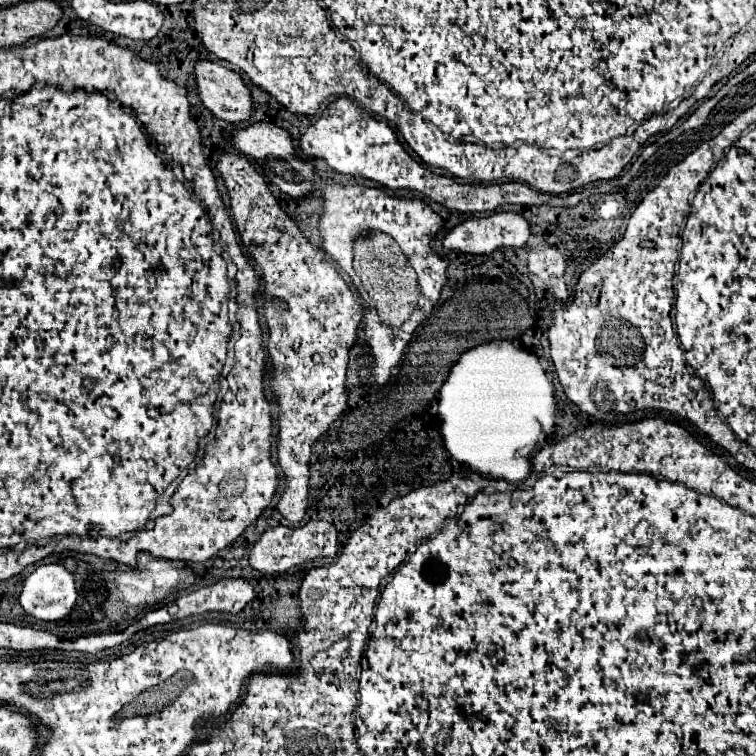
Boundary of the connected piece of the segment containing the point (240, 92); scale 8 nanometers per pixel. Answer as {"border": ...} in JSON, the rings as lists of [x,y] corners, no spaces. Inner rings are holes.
{"border":[[[212,61],[196,63],[200,99],[214,117],[226,123],[244,123],[254,115],[252,95],[240,73]]]}

